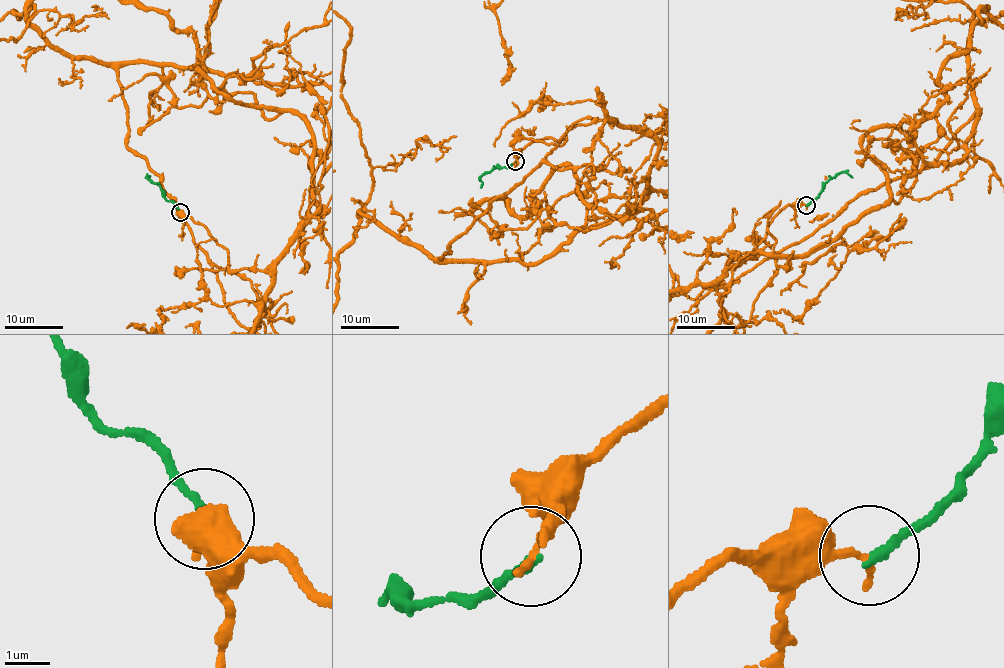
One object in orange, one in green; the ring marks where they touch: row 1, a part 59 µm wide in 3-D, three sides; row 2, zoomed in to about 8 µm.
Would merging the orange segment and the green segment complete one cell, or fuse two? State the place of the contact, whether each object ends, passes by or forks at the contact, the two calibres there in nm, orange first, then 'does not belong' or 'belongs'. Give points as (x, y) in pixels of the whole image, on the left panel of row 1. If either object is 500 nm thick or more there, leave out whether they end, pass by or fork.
(180, 212) | orange ends | green ends | 190/200 nm | does not belong

